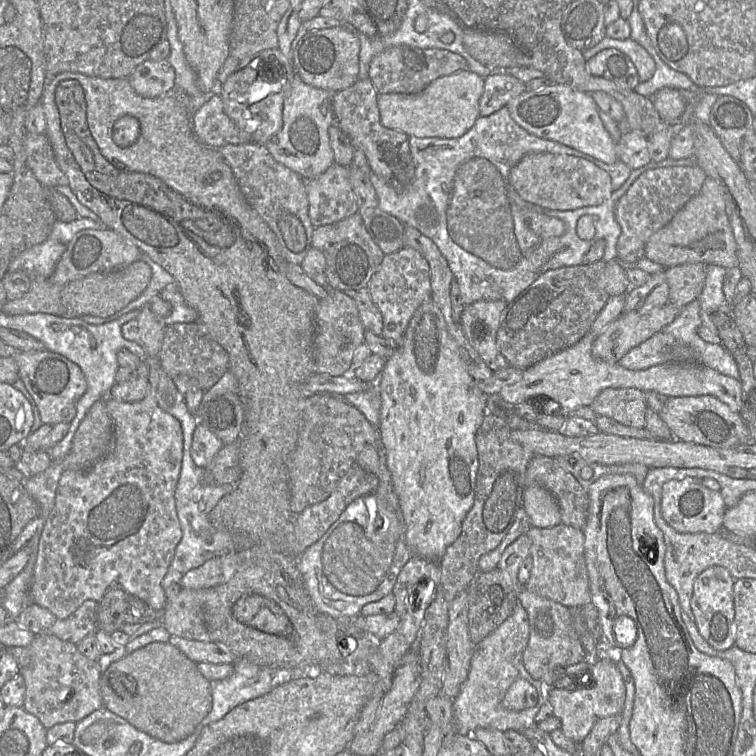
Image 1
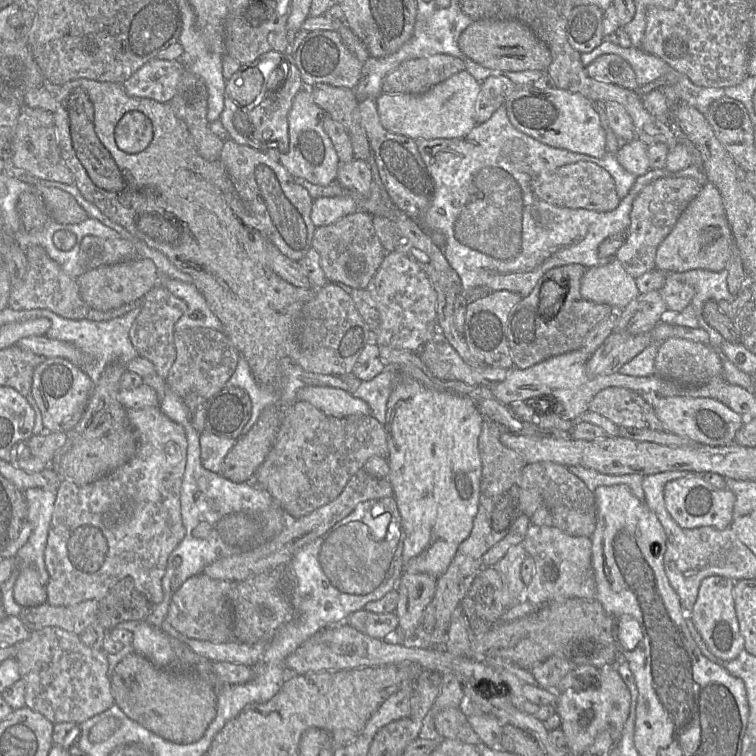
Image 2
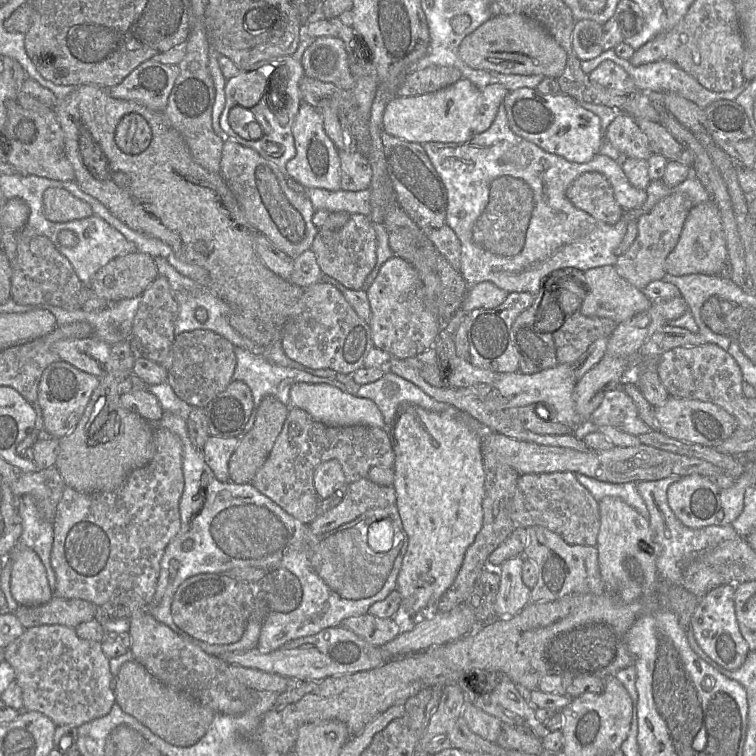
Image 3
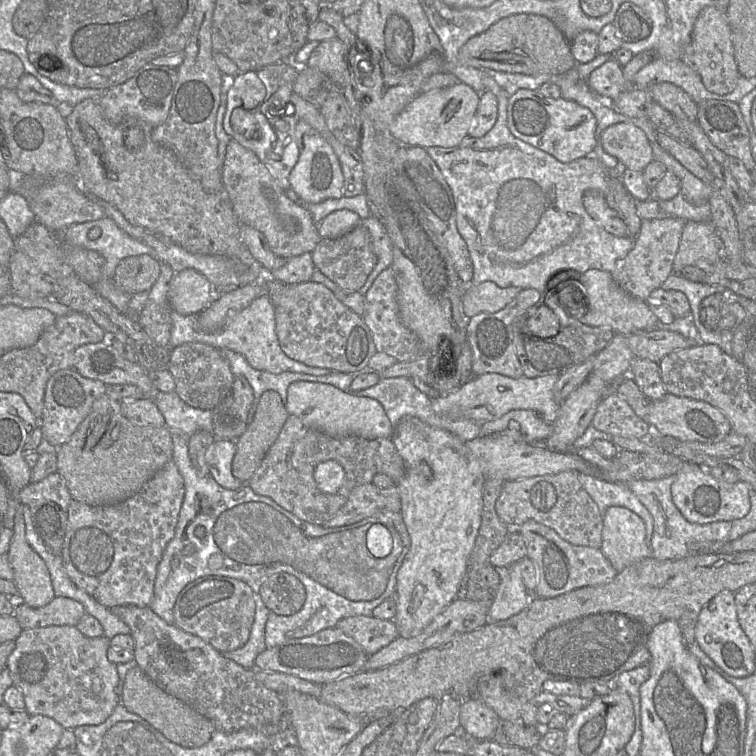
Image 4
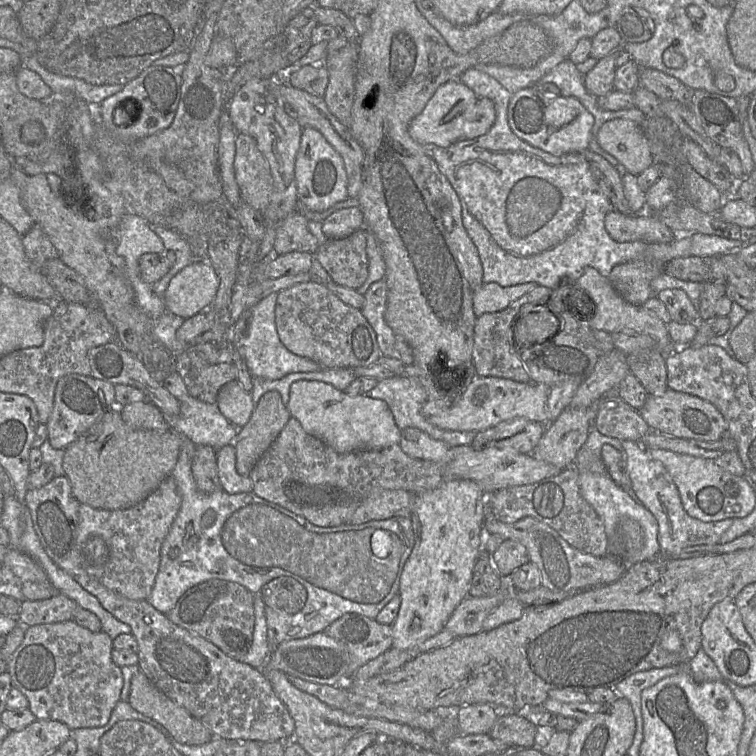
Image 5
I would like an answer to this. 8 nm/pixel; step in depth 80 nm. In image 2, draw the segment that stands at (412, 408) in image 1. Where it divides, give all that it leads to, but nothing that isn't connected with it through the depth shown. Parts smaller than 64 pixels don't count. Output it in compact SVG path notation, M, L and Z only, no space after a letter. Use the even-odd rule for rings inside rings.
M399 373L387 402L384 429L389 449L388 481L405 530L403 572L425 573L438 578L452 562L459 545L469 536L478 511L482 461L478 440L484 417L469 398L423 386Z

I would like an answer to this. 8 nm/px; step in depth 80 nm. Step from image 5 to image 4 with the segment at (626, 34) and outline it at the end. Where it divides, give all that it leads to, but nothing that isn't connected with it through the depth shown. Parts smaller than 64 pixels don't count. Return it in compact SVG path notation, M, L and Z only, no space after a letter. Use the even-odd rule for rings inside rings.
M624 2L613 20L617 33L623 42L637 42L647 38L652 29L648 15L637 5Z

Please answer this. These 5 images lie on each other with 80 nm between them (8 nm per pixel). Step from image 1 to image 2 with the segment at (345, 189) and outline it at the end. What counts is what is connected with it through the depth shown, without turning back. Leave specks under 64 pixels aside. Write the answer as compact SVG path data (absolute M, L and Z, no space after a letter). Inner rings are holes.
M350 195L319 197L313 200L310 217L316 227L327 226L357 210L358 203Z

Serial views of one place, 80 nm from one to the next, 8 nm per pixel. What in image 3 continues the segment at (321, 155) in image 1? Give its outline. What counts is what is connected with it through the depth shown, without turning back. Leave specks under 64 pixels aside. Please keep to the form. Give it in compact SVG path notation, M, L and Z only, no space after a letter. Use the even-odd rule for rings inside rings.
M302 102L294 120L292 133L296 153L286 164L288 177L309 188L341 189L340 156L335 144L325 132L320 111Z

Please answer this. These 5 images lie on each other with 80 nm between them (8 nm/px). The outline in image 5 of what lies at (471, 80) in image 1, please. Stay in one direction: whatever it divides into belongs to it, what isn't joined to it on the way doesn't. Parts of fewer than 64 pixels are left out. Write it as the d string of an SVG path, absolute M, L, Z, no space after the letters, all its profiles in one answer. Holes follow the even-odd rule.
M450 80L436 89L423 111L409 125L410 136L424 146L448 147L462 138L466 124L473 120L478 97L460 80Z

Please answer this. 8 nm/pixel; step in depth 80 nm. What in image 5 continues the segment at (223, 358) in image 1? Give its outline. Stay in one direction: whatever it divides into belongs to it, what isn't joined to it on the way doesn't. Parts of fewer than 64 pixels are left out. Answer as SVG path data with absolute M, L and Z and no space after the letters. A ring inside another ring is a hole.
M192 350L175 354L175 372L184 381L190 396L208 404L217 403L220 389L228 382L236 380L238 375L238 369L233 363L210 364Z

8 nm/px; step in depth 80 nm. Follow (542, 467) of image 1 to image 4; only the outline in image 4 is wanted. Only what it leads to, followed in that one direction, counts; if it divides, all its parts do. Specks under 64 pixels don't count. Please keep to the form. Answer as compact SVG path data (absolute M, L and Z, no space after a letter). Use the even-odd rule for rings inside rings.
M564 471L505 482L495 504L498 517L507 526L519 526L532 520L553 529L572 545L600 549L603 517L580 484L578 475L577 471Z

